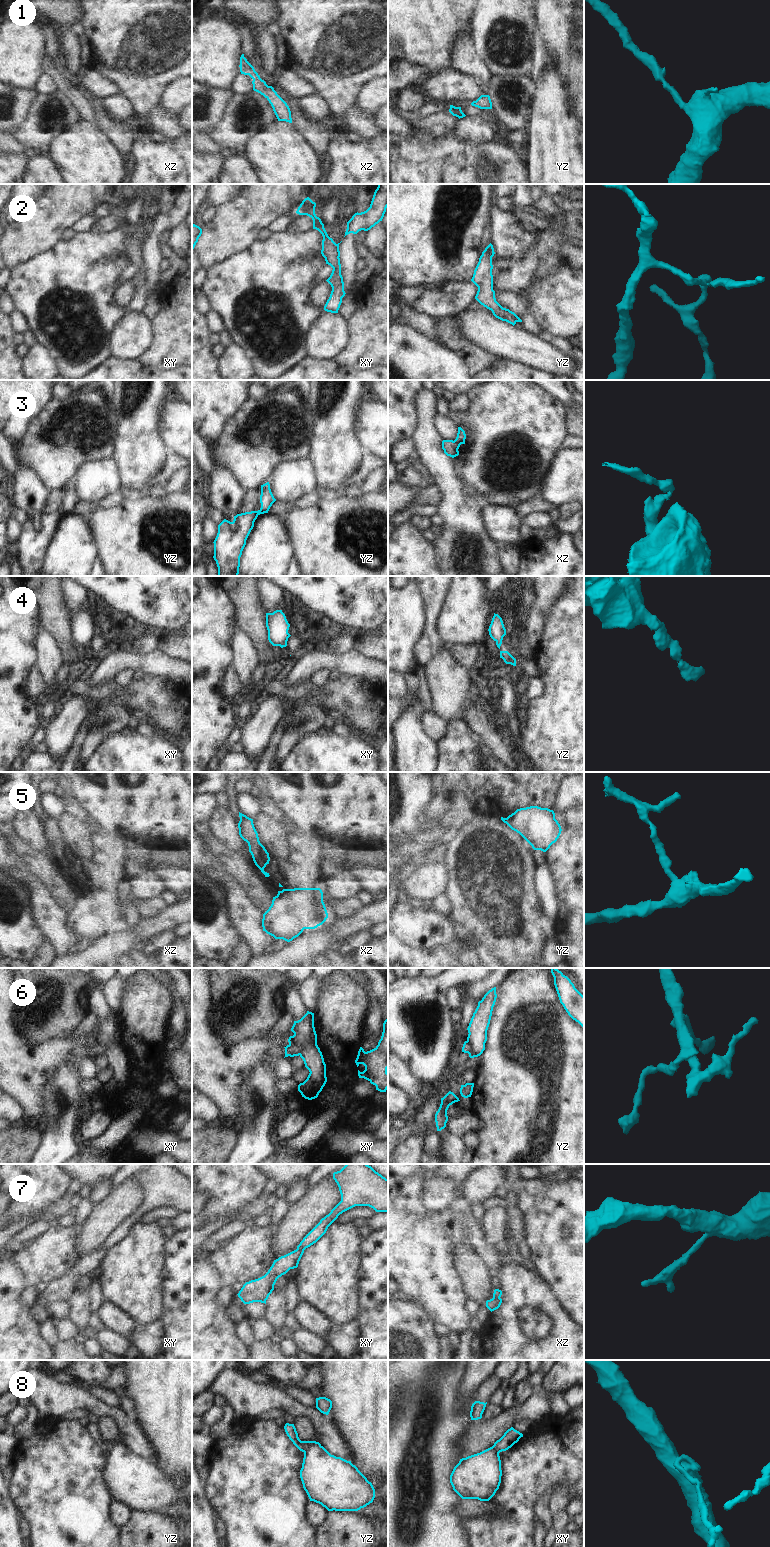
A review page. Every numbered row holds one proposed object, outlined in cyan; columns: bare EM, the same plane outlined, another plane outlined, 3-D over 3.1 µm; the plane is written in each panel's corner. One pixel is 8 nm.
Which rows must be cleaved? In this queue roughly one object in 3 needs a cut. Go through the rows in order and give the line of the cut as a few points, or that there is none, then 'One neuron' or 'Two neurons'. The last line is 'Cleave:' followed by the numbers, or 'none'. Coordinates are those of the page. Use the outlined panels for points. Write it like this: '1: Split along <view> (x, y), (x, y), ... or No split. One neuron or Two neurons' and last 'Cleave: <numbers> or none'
1: No split. One neuron
2: Split along yz (486, 247), (491, 257). Two neurons
3: Split along xz (453, 441), (459, 445). Two neurons
4: No split. One neuron
5: Split along yz (505, 818), (506, 822). Two neurons
6: Split along xy (289, 1043), (299, 1045), (300, 1054). Two neurons
7: Split along xy (296, 1249), (303, 1250). Two neurons
8: Split along yz (313, 1441), (312, 1445), (304, 1452). Two neurons
Cleave: 2, 3, 5, 6, 7, 8

